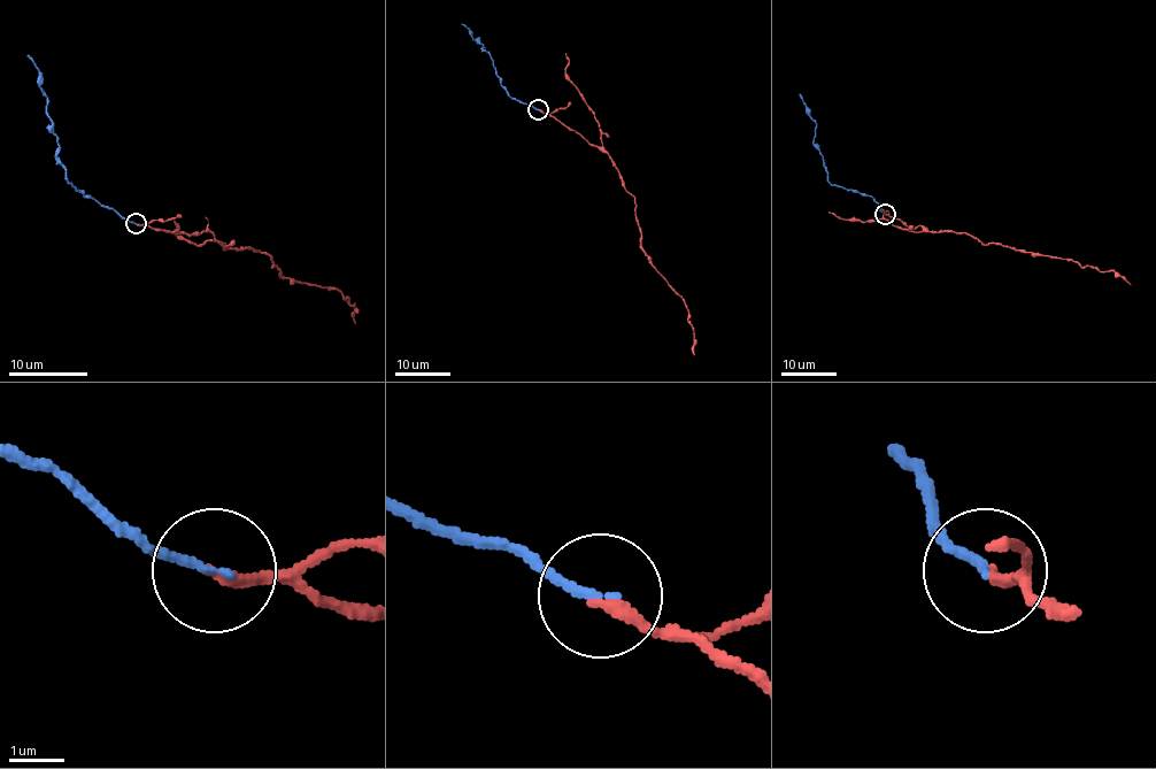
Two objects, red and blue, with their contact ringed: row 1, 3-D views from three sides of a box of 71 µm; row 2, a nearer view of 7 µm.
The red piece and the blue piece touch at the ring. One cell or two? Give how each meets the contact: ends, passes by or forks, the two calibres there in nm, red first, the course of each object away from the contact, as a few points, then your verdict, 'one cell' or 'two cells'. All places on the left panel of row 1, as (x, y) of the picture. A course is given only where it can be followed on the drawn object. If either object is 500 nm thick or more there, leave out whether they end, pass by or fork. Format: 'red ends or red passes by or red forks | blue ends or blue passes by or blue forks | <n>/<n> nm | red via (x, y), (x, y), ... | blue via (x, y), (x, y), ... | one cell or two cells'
red ends | blue ends | 220/150 nm | red via (137, 223), (169, 231), (197, 245), (218, 240), (266, 252), (282, 276), (336, 287), (354, 304), (355, 323) | blue via (137, 223), (130, 223), (70, 184), (66, 166), (58, 156), (40, 72), (27, 54) | one cell

